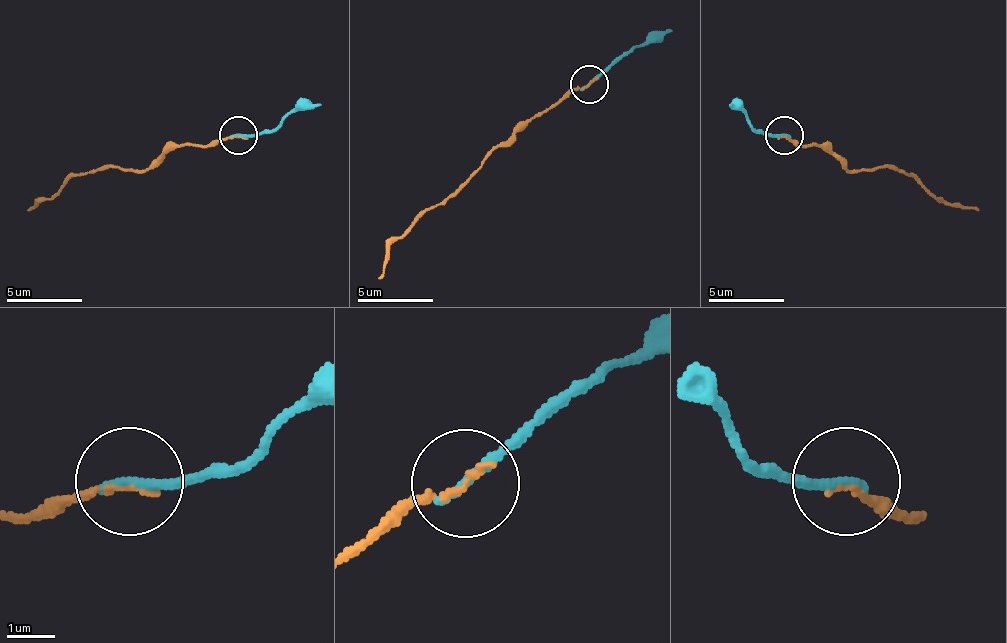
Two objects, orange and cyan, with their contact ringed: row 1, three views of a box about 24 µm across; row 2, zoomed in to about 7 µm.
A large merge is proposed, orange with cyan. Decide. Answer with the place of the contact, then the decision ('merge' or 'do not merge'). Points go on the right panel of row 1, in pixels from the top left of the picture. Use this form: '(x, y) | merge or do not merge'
(784, 135) | merge

